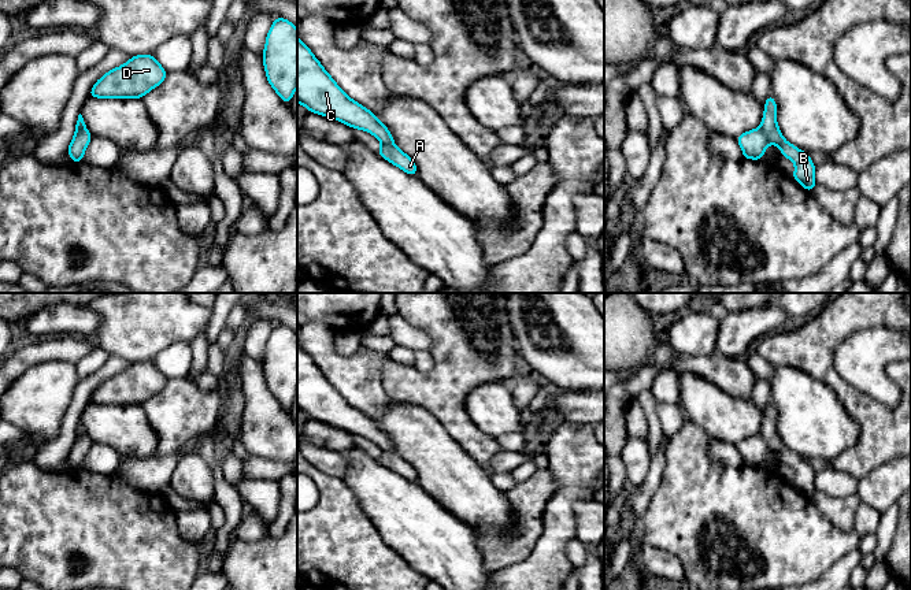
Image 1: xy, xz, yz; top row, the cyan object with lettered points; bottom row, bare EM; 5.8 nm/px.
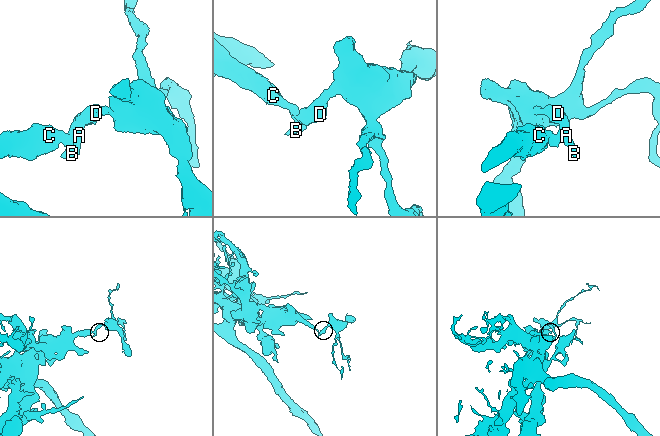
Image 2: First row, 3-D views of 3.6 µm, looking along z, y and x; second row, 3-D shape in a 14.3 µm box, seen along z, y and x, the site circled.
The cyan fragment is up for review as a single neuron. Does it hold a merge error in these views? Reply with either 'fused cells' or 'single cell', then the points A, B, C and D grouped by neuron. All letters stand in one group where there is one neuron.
fused cells; groups A B D / C

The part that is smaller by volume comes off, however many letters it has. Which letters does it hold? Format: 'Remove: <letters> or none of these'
Remove: A, B, D

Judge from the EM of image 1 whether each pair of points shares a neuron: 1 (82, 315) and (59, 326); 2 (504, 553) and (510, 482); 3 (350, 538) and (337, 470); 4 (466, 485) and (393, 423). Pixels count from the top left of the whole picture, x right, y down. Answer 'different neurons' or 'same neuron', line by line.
1: same neuron
2: different neurons
3: different neurons
4: same neuron

